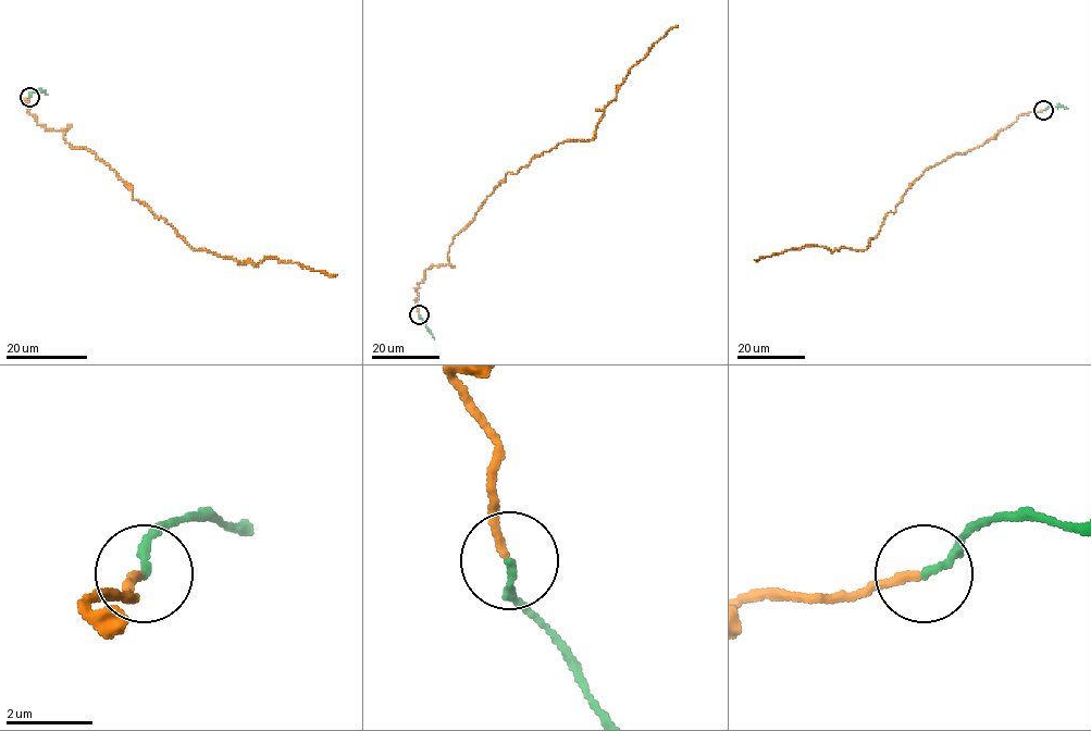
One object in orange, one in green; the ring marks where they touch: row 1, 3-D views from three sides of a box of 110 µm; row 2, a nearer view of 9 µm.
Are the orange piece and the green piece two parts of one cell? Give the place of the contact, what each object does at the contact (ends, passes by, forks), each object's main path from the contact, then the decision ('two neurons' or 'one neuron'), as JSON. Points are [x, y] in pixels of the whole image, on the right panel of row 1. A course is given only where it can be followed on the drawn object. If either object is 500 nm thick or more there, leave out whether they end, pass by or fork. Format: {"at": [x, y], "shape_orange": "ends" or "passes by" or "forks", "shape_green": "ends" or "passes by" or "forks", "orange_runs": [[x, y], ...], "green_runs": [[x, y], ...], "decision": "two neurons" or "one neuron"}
{"at": [1043, 110], "shape_orange": "ends", "shape_green": "ends", "orange_runs": [[1043, 110], [1021, 114], [994, 138], [928, 169], [896, 210], [888, 212], [865, 249], [805, 246], [755, 260]], "green_runs": [[1043, 110], [1049, 106], [1068, 109]], "decision": "one neuron"}

